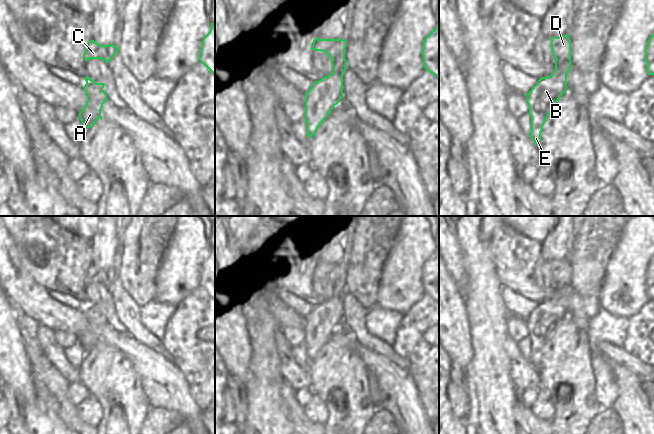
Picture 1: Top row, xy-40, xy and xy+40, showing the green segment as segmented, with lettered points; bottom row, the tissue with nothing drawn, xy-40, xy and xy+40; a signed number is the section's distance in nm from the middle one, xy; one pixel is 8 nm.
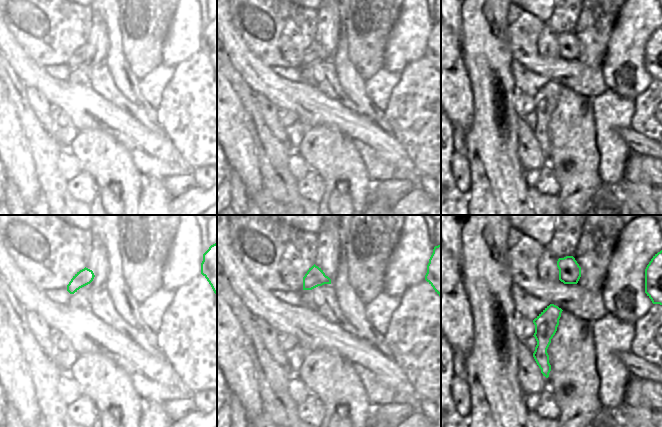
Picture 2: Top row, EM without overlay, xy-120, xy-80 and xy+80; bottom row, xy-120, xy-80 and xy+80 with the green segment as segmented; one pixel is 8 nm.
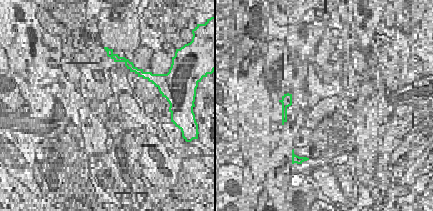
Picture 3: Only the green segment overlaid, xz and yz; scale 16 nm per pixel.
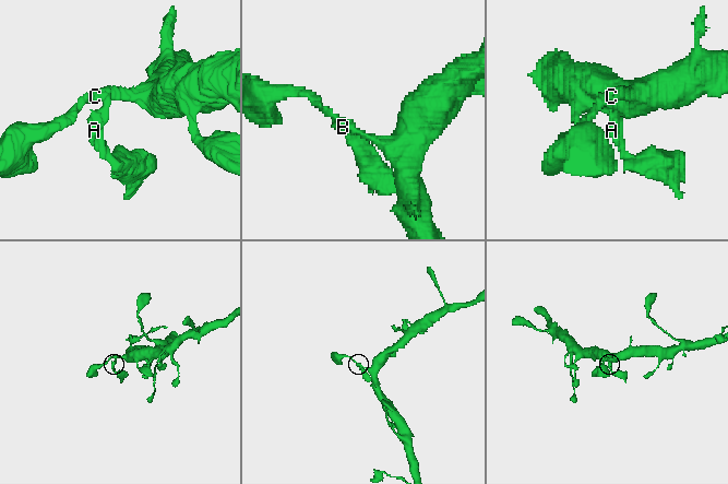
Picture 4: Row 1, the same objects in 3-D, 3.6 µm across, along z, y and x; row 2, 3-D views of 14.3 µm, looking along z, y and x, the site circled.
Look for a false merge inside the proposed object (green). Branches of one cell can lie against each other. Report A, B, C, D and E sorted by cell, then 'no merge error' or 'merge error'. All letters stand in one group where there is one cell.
A B E / C D | merge error

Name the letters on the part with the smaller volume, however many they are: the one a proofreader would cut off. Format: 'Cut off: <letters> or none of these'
Cut off: A, B, E

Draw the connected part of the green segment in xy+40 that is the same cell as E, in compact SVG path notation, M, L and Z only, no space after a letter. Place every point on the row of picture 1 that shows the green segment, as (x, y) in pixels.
M555 60L555 70L548 77L540 78L525 95L531 116L529 136L536 145L541 140L541 132L549 114L567 91L567 74L570 68L571 61Z

